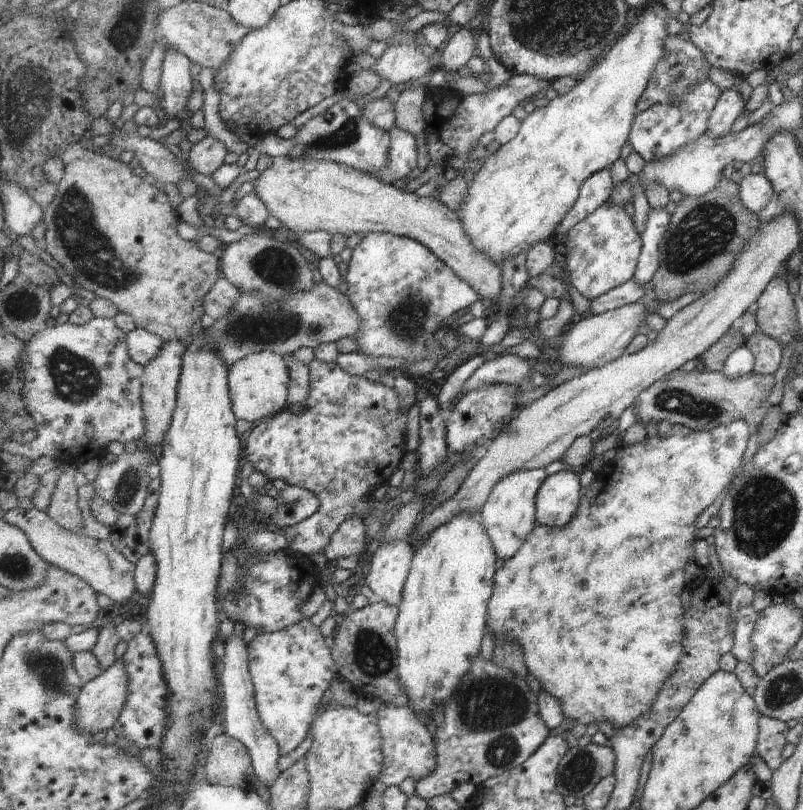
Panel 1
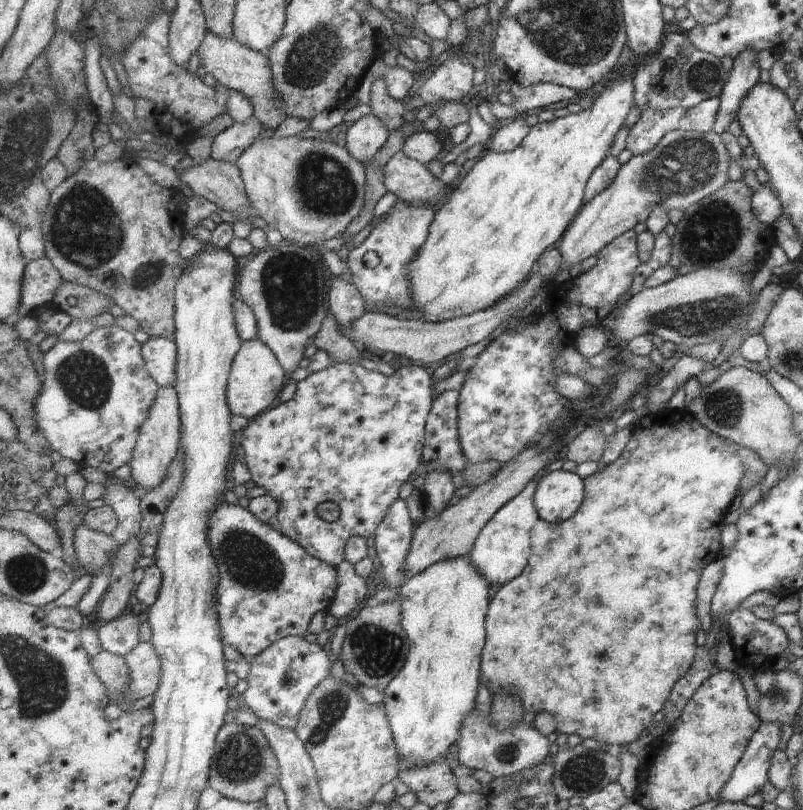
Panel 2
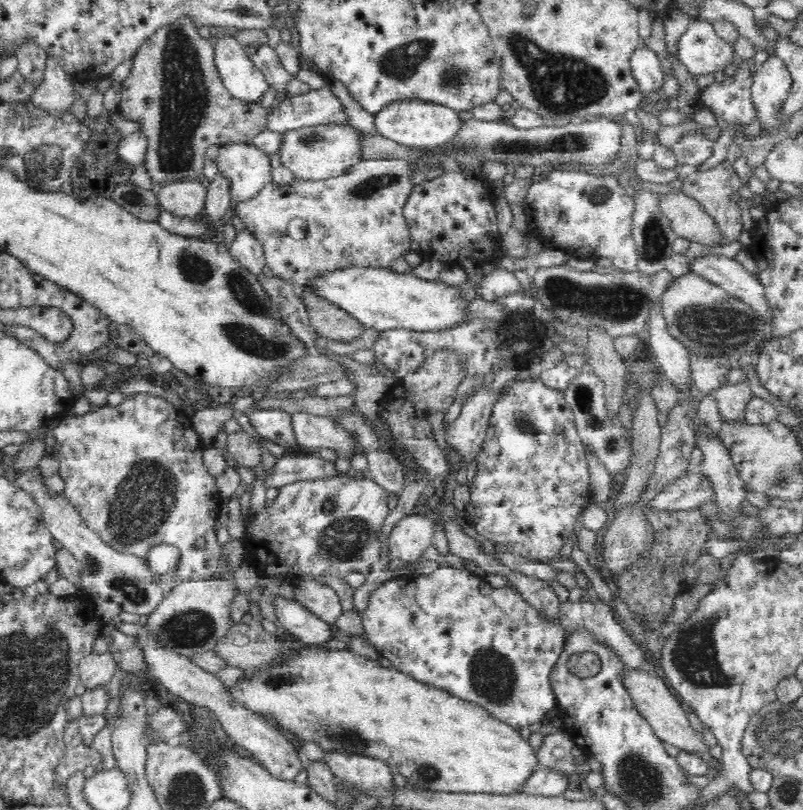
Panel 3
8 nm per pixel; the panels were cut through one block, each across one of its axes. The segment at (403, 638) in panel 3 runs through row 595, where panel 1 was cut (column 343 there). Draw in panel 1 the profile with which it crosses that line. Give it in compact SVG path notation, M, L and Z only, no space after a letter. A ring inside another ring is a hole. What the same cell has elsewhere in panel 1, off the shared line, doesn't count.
M313 359L308 368L311 393L307 410L301 414L293 414L287 408L280 414L253 424L244 450L254 470L267 476L269 481L285 480L290 486L296 485L309 490L319 498L321 507L312 519L282 531L291 542L291 550L303 555L323 554L332 542L332 535L349 518L365 519L368 514L379 512L379 506L369 494L375 486L387 482L389 476L399 469L399 464L407 453L404 444L408 408L401 410L401 400L394 388L383 386L380 382L369 382L365 377L349 375L337 363L326 364Z

